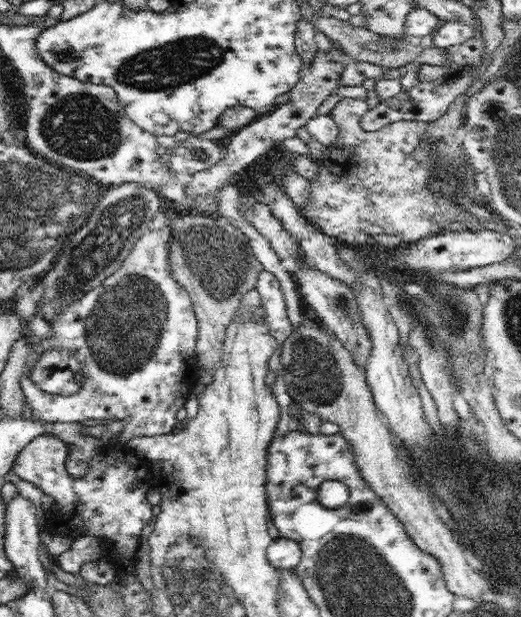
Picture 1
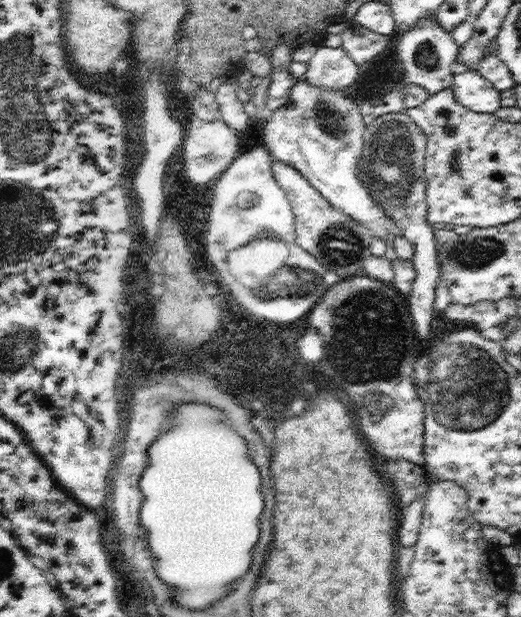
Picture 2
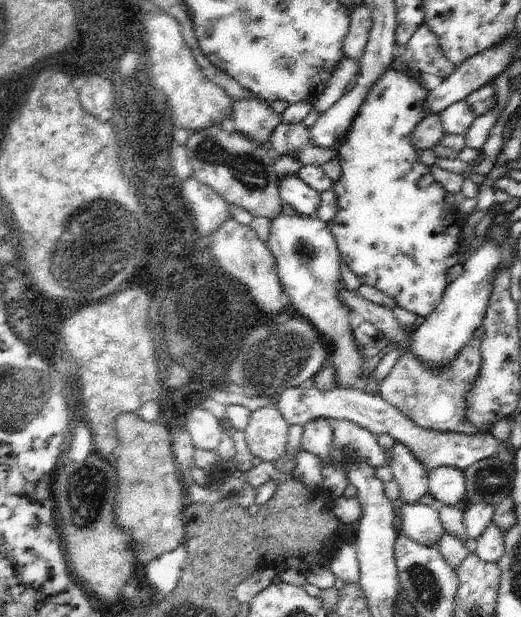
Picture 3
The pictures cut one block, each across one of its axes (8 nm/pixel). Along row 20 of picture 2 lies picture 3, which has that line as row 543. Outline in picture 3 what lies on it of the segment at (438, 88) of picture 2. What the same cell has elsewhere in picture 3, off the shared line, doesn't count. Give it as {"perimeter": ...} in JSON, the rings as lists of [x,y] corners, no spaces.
{"perimeter":[[[403,504],[401,518],[403,518],[399,522],[401,528],[397,530],[399,534],[423,546],[437,546],[437,540],[443,534],[443,528],[439,524],[439,512],[421,504],[413,504],[413,506]]]}

